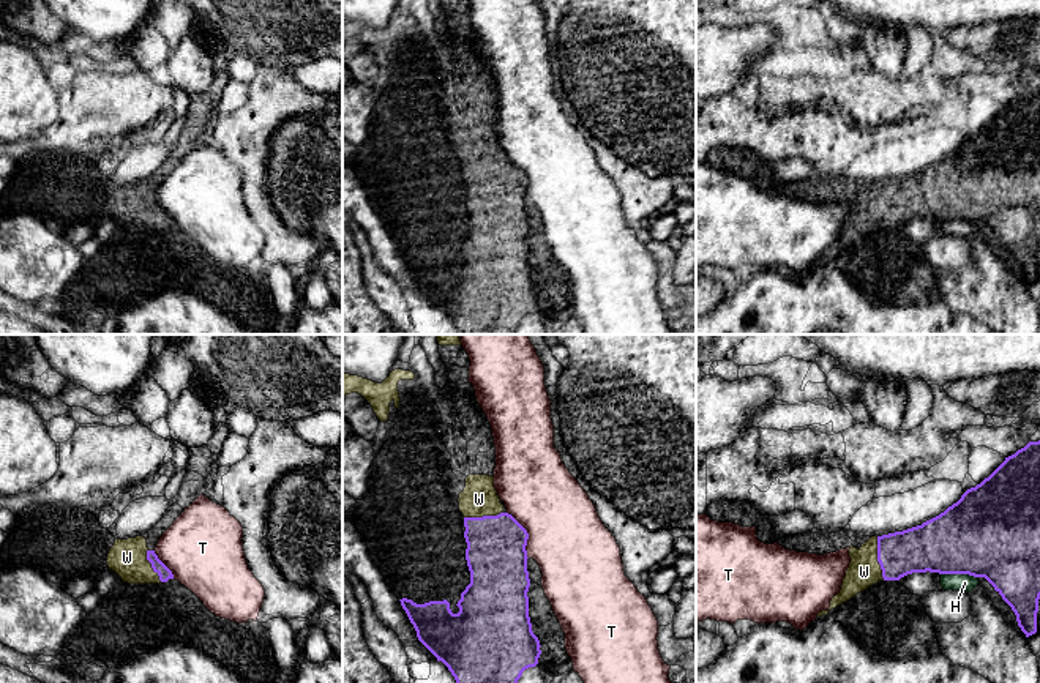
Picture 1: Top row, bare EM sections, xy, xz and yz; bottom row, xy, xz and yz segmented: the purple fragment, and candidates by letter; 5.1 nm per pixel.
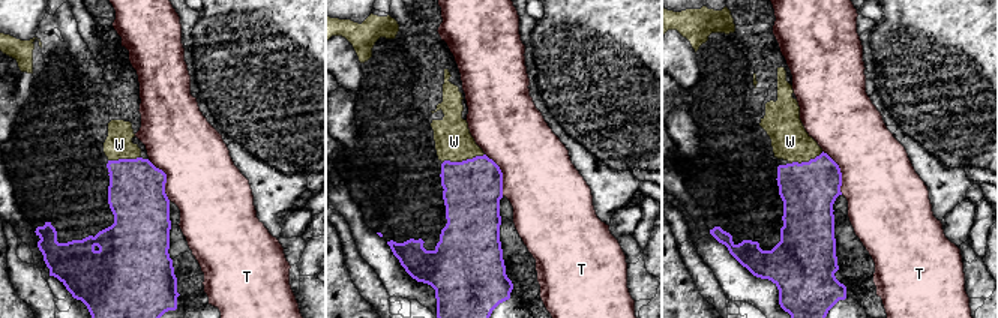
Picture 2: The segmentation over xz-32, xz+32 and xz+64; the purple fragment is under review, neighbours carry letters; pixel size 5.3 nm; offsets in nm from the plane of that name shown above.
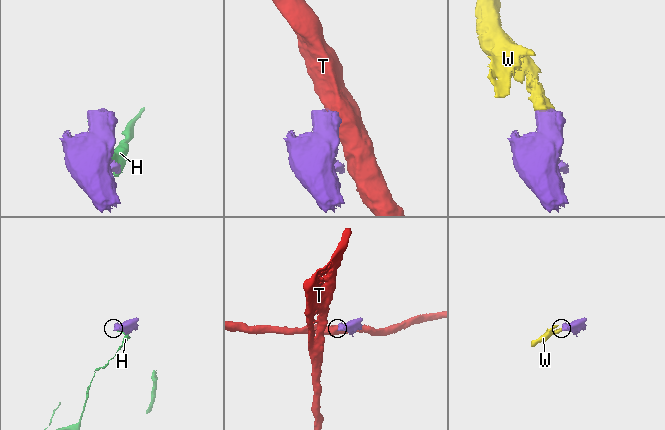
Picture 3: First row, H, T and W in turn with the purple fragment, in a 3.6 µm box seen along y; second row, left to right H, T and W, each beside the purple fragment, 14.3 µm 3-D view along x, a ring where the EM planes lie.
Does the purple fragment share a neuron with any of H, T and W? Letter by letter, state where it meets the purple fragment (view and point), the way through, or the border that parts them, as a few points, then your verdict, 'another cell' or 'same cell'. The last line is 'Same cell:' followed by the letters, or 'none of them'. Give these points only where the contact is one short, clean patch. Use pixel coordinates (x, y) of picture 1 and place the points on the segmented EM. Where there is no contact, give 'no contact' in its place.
H: yz (960, 573) | another cell
T: xz (527, 535) | another cell
W: yz (878, 559) | across yz (925, 548), (878, 559), (864, 571) | same cell
Same cell: W

